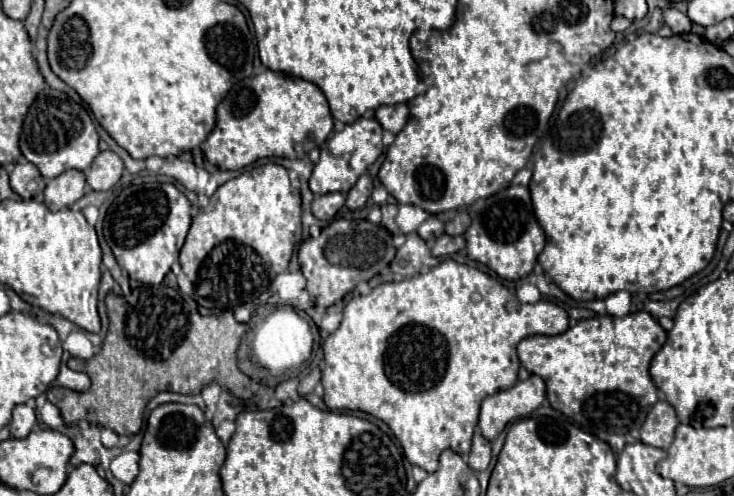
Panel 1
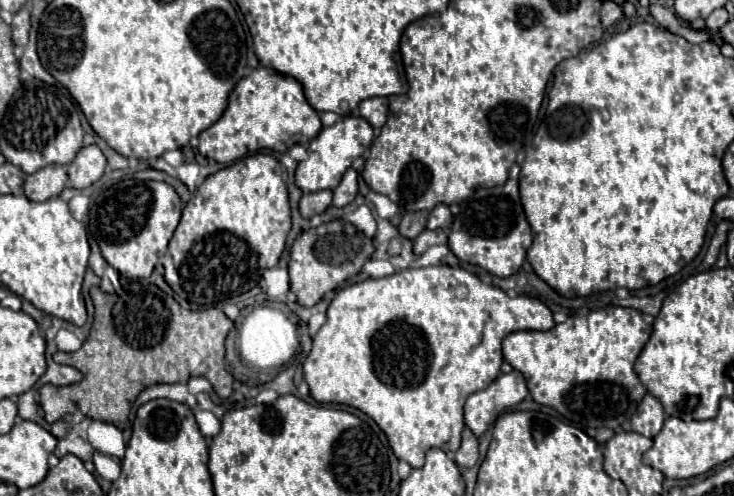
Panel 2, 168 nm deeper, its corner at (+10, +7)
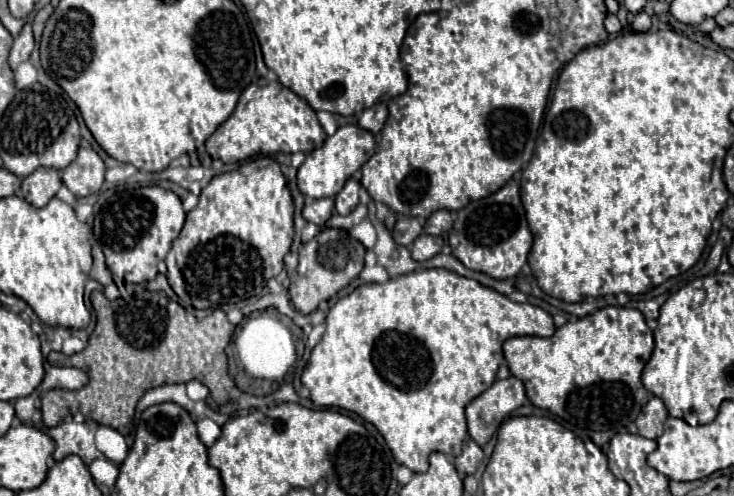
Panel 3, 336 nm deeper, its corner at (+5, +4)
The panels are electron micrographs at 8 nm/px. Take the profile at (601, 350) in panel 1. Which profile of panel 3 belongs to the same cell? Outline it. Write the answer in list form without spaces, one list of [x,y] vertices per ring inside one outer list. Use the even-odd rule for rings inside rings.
[[[604,307],[592,315],[568,321],[552,337],[510,337],[504,357],[514,377],[526,385],[528,399],[570,425],[604,431],[626,431],[648,403],[640,381],[644,361],[650,359],[654,337],[638,309]]]

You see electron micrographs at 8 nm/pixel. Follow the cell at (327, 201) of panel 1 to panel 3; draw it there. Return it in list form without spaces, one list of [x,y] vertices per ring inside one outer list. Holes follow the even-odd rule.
[[[308,199],[302,215],[306,221],[324,227],[328,217],[332,215],[332,209],[334,209],[334,199]]]

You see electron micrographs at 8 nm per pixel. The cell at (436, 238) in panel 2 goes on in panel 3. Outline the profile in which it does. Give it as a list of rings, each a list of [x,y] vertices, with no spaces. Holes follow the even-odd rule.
[[[422,233],[414,243],[412,243],[412,259],[414,261],[426,261],[434,255],[440,253],[444,241],[442,237],[434,237],[434,235],[426,235]]]

